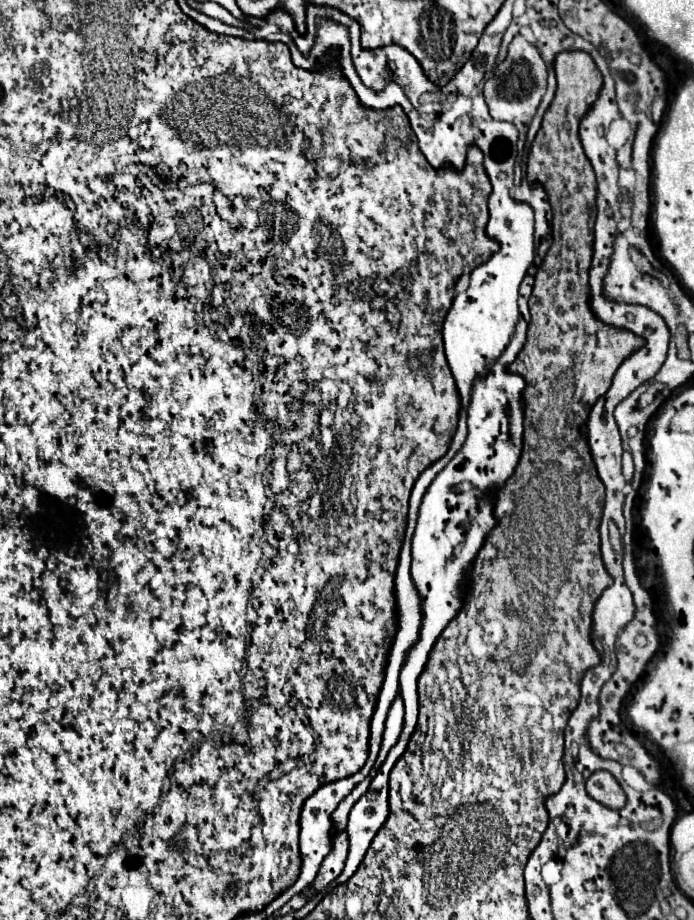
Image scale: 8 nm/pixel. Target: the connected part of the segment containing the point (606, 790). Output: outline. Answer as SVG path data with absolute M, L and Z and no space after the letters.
M594 772L588 780L586 780L586 792L590 798L594 798L596 802L612 808L612 810L620 810L626 804L626 794L620 788L620 784L614 780L614 776L610 772Z

